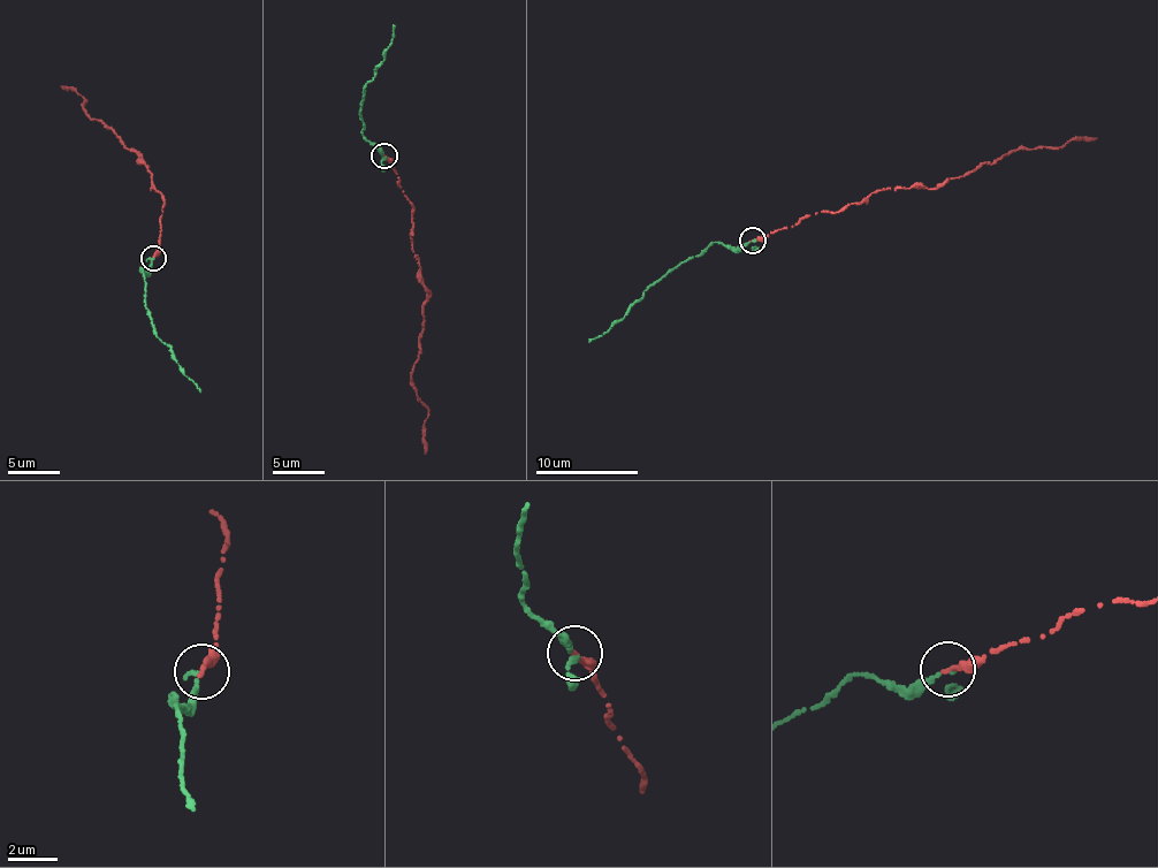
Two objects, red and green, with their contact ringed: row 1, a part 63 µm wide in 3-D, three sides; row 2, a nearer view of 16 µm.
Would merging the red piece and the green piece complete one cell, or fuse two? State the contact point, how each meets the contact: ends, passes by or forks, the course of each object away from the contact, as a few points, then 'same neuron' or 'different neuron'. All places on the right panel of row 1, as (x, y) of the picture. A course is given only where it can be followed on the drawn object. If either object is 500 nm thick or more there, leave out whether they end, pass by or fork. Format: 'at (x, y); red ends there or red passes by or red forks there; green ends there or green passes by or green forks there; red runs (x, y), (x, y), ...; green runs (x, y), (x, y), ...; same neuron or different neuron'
at (753, 240); red ends there; green passes by; red runs (752, 241), (792, 228), (822, 211), (836, 212), (894, 188), (936, 187), (1018, 150), (1097, 139); green runs (754, 241), (737, 246), (716, 243), (676, 266), (635, 299), (607, 333), (588, 342); same neuron

